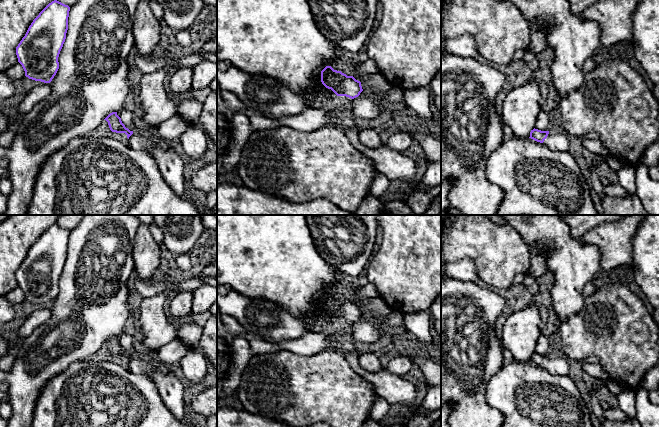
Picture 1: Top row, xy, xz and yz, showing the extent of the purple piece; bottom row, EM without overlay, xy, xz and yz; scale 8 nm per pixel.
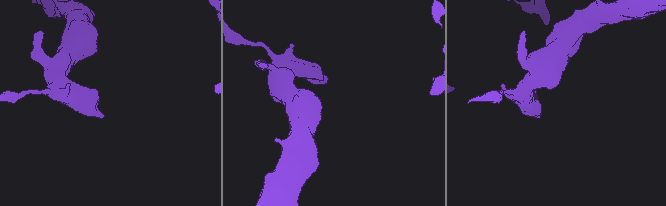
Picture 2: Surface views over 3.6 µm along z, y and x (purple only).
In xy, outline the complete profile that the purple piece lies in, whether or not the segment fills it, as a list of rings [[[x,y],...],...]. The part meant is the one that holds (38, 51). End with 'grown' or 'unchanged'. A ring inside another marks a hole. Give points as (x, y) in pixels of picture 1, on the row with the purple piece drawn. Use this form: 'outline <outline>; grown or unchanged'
outline [[[57,0],[33,20],[16,47],[25,76],[50,83],[59,69],[58,57],[66,39],[70,7]]]; unchanged

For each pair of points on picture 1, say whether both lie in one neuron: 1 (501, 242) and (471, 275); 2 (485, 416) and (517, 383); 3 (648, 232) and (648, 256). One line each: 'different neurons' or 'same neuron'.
1: different neurons
2: different neurons
3: same neuron

